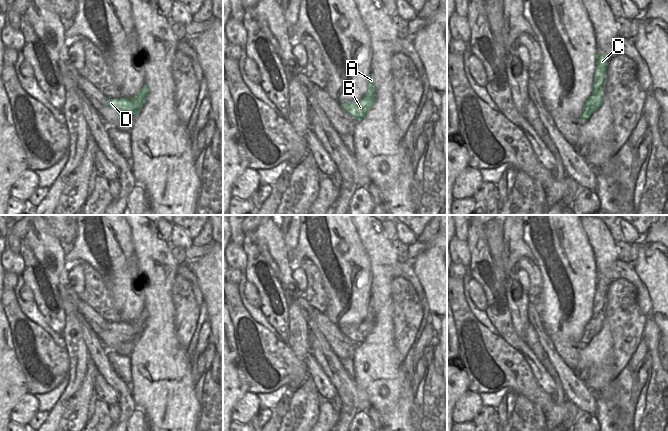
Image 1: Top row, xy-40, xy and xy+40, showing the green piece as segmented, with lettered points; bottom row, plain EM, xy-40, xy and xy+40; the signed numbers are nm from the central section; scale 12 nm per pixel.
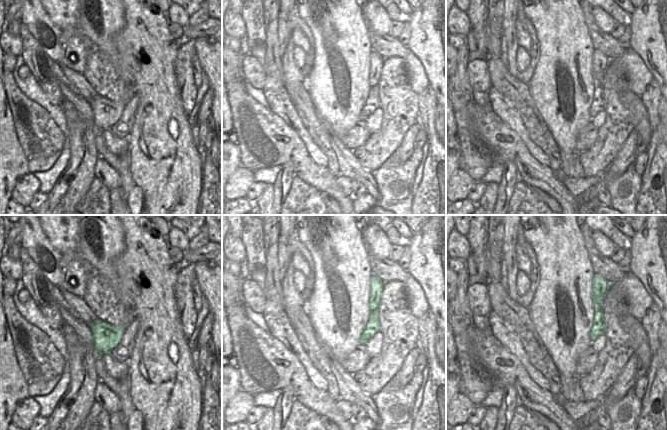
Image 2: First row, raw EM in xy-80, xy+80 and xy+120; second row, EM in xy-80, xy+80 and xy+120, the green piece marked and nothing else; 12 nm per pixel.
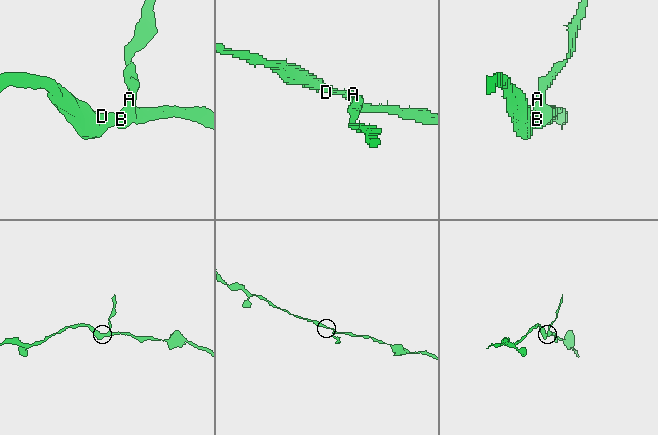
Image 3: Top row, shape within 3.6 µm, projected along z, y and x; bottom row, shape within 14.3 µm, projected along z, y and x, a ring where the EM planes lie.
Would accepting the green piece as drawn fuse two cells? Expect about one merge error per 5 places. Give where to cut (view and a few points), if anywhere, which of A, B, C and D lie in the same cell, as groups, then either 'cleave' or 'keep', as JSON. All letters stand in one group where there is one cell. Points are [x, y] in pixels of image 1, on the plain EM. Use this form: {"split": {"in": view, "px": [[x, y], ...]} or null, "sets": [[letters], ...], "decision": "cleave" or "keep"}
{"split": {"in": "xy+40", "px": [[603, 309], [593, 312]]}, "sets": [["A", "C"], ["B", "D"]], "decision": "cleave"}

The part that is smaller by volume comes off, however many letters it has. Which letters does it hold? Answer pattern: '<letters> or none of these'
A, C

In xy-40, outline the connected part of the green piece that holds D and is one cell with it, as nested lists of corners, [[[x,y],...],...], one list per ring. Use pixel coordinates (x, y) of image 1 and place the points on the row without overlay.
[[[144,308],[142,313],[133,322],[109,323],[105,331],[114,332],[118,339],[118,344],[132,340],[133,338],[136,340],[142,333],[147,318],[148,312]]]

